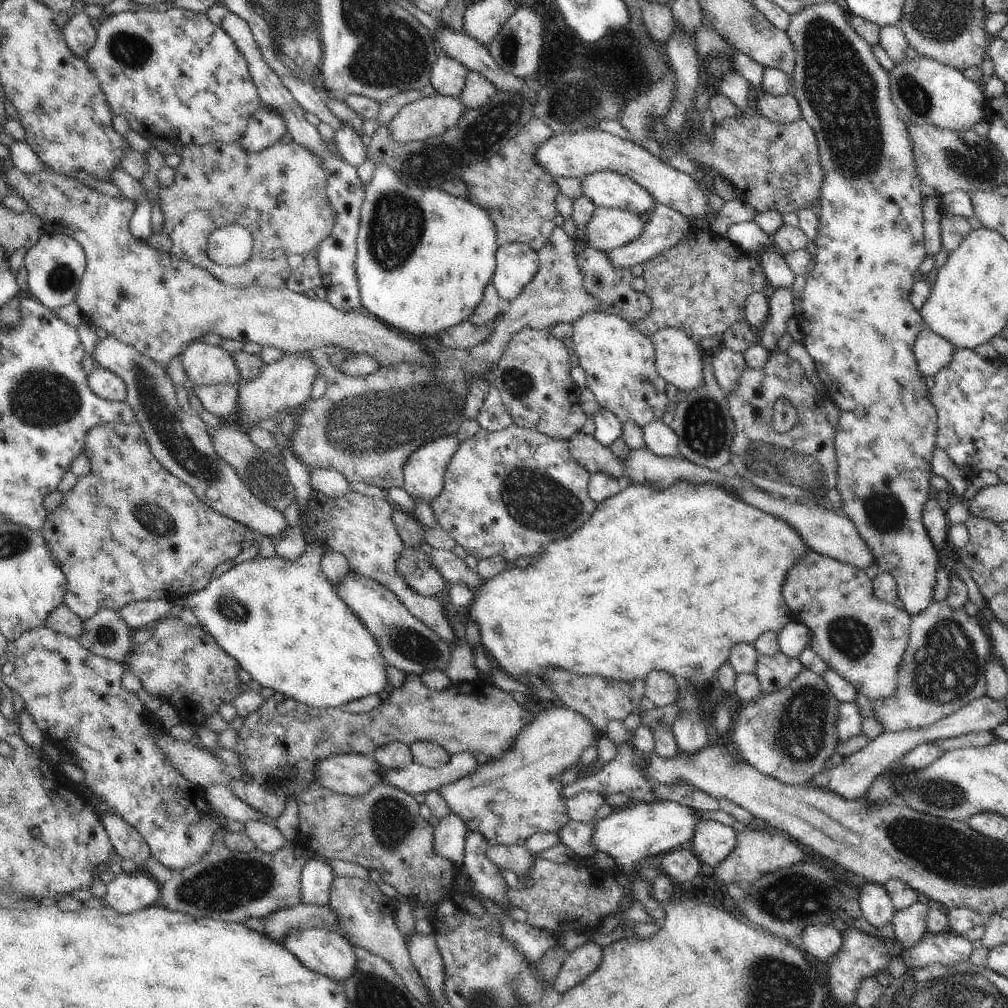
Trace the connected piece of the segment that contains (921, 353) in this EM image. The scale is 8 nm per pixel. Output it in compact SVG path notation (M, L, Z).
M926 327L918 334L913 347L920 374L924 378L935 376L944 366L950 364L955 350L950 342Z

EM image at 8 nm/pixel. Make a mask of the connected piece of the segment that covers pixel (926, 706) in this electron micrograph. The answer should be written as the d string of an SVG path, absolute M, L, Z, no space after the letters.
M947 601L932 602L921 614L912 616L910 639L898 668L898 690L890 698L874 701L874 718L882 722L884 731L917 730L932 725L986 695L985 669L991 659L990 640L964 608L952 610Z

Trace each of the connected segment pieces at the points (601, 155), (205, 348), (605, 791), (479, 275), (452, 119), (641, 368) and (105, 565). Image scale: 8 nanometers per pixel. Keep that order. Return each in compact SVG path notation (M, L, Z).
M597 129L579 133L567 131L553 133L552 138L540 144L538 150L534 152L534 162L542 170L546 170L552 178L569 177L582 181L582 178L594 172L602 172L602 170L618 172L642 186L657 204L668 206L688 219L702 218L710 225L715 216L708 214L708 196L699 190L697 180L676 170L662 159L650 154L638 142L622 140L614 134Z
M196 340L184 348L180 360L188 383L194 387L240 383L240 372L232 355L220 346Z
M624 742L617 747L618 754L616 754L614 760L603 766L596 774L588 778L578 779L570 786L564 786L562 788L562 798L568 800L578 796L580 792L588 791L598 792L602 796L622 793L628 795L633 802L656 802L657 798L654 796L651 782L648 780L648 776L644 774L644 770L642 770L640 758L638 758L639 751L636 751L633 742Z
M376 164L373 178L365 188L366 197L360 208L359 232L357 235L357 258L356 274L358 274L358 285L360 288L361 310L372 314L378 320L383 321L388 327L397 329L401 333L408 332L412 336L432 336L457 326L460 322L467 320L478 302L482 299L486 286L491 283L492 276L496 269L496 254L498 251L496 224L492 222L490 214L464 198L457 198L448 192L438 190L437 188L424 188L424 190L415 186L406 188L406 184L400 180L390 164Z
M435 95L420 98L404 106L390 122L392 140L403 144L442 136L459 124L465 112L466 106L459 97Z
M593 310L582 314L572 323L570 339L574 344L572 350L575 351L578 362L586 373L586 388L593 393L600 407L610 410L622 424L628 421L636 422L644 429L650 422L661 420L665 411L672 408L666 394L667 383L656 371L654 344L651 338L642 334L635 324L616 315Z
M118 422L118 424L108 423L102 426L96 426L86 434L86 444L84 444L85 454L90 460L91 472L88 476L80 477L76 486L69 492L64 494L64 500L60 502L57 508L48 511L48 516L41 532L48 547L64 572L68 582L68 590L66 590L66 598L64 603L72 610L82 621L88 620L101 610L108 608L109 610L119 611L124 606L140 600L168 600L174 604L181 603L191 595L197 594L204 590L211 582L211 576L216 567L228 560L234 560L241 552L242 542L248 535L248 529L240 522L227 518L214 510L211 510L204 502L196 498L194 490L182 482L176 476L173 476L158 460L154 458L149 442L146 441L144 430L140 427L138 422L134 424L125 424Z

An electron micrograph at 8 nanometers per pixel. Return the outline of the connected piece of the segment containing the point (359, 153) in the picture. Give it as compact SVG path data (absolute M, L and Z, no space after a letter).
M344 123L342 128L338 128L333 141L337 156L346 164L358 168L367 160L365 152L367 140L359 136L350 124Z

